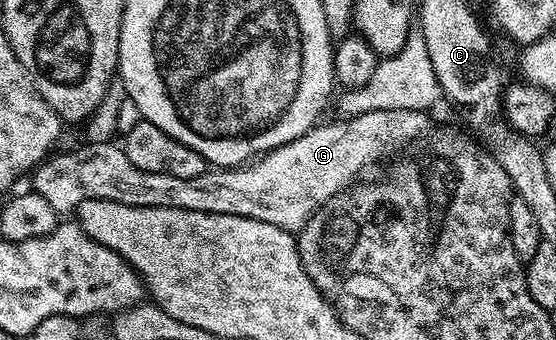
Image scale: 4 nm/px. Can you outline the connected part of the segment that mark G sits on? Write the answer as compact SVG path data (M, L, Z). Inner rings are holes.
M376 109L376 113L360 113L360 117L338 121L342 123L322 121L308 133L296 137L296 141L265 152L249 165L208 169L200 173L200 177L187 179L172 177L172 173L148 173L148 169L132 165L125 150L119 144L117 147L117 142L87 142L84 147L64 155L55 154L43 162L33 172L32 189L59 213L74 213L84 201L103 199L133 207L192 209L196 213L252 217L297 233L327 200L359 178L356 165L360 153L369 153L389 141L402 141L415 136L414 133L428 130L430 121L427 117L426 111Z

